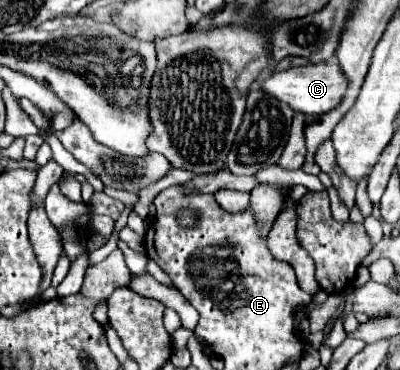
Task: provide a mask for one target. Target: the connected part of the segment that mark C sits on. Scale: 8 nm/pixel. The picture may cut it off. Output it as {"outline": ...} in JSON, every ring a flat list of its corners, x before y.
{"outline":[[338,61,294,67,288,71,272,73,262,81,262,87,268,93,278,97,280,101,286,101,294,111,308,113,308,117,322,117,324,113,330,113,332,109,336,109,344,99,346,85,348,85,348,79,346,79,344,71,340,69]]}

